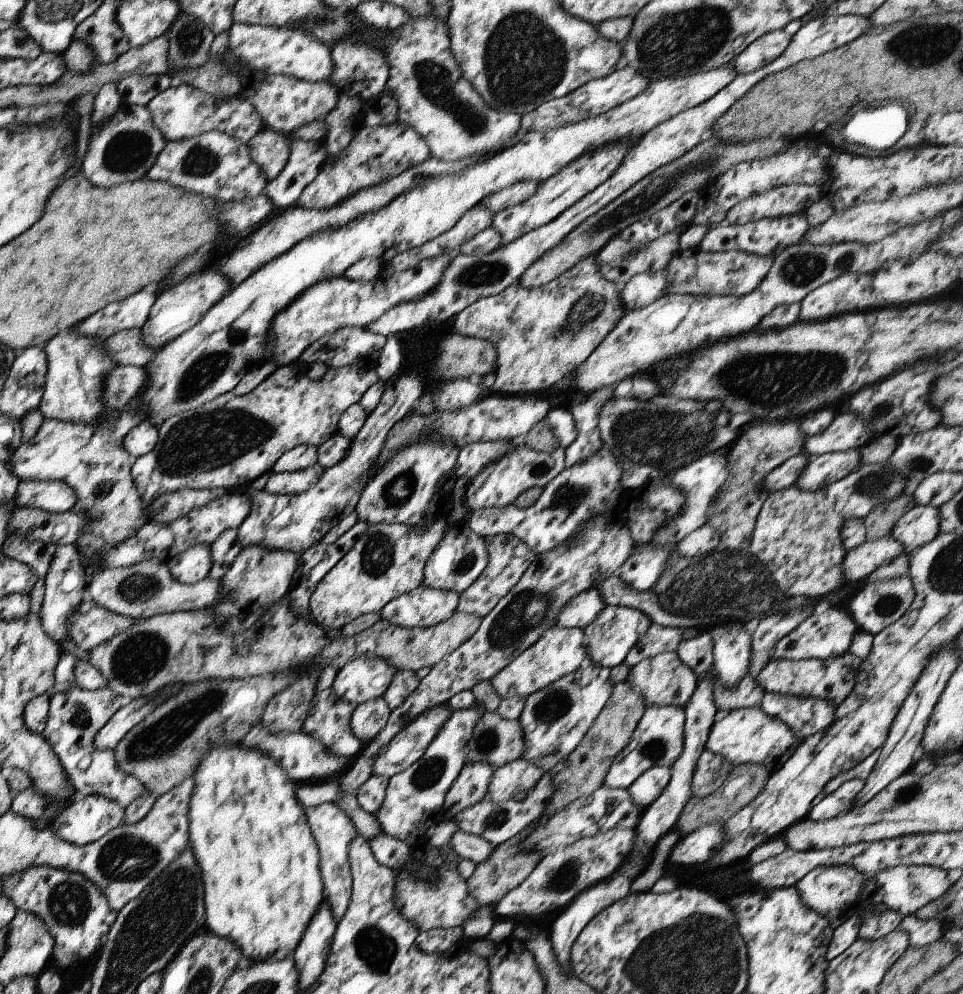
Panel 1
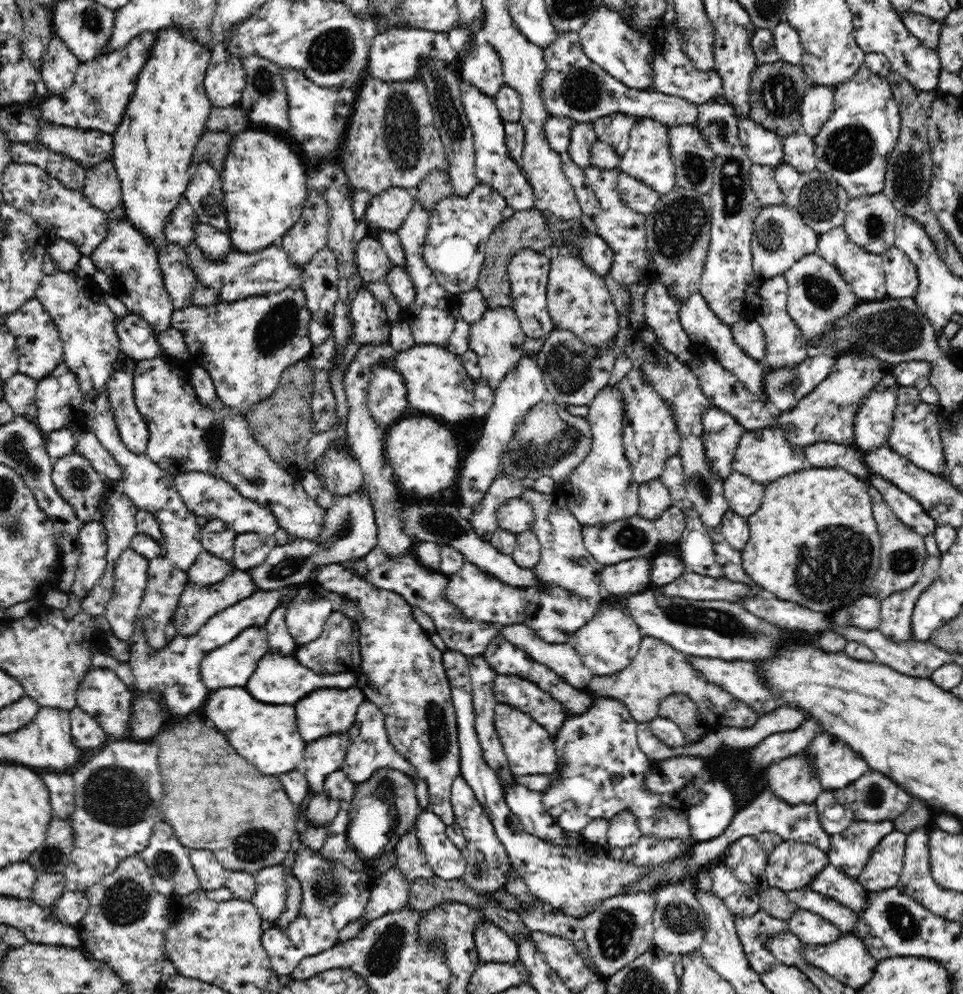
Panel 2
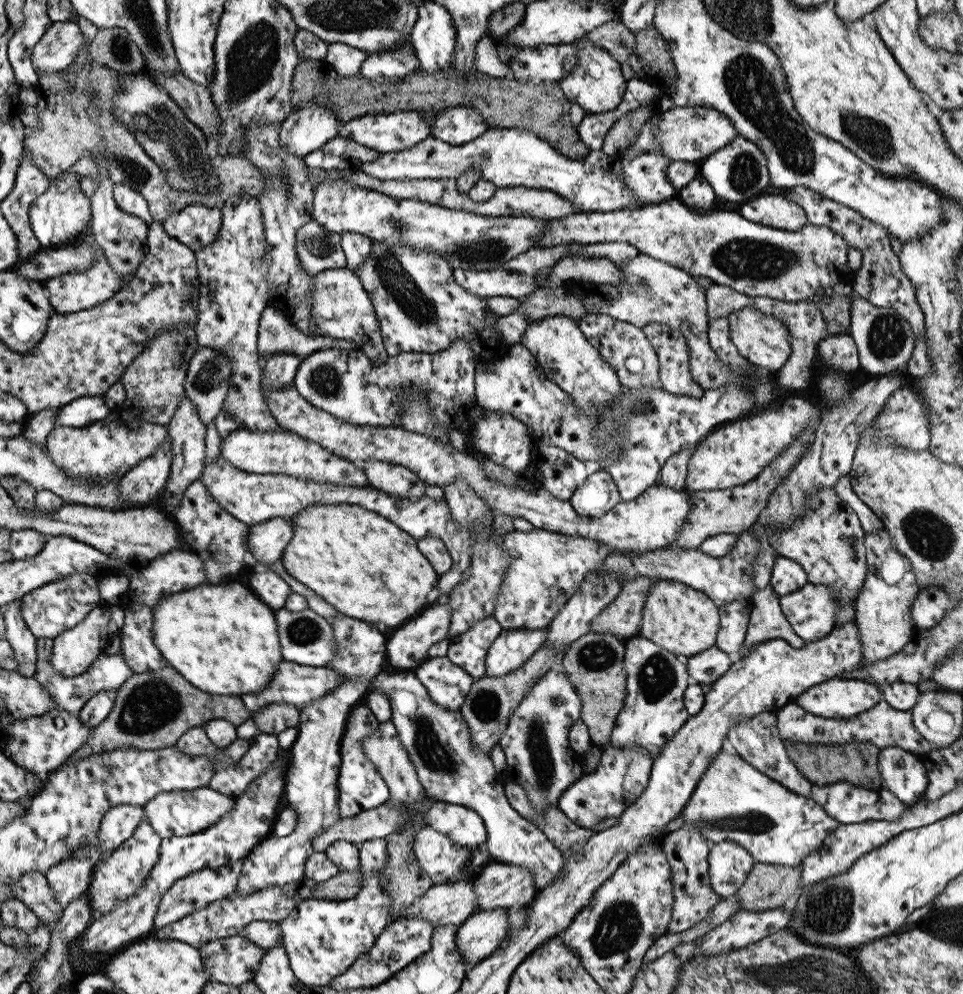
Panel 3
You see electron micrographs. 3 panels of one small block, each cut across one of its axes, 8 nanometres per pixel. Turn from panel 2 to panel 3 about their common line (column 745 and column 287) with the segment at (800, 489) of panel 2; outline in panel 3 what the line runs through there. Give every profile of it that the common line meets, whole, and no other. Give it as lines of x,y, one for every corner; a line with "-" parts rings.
315,504
299,511
287,519
292,520
293,536
283,548
278,562
283,565
285,572
313,590
341,615
365,622
383,622
385,626
399,626
429,604
427,596
433,592
439,575
425,555
417,549
417,540
409,536
409,533
359,505

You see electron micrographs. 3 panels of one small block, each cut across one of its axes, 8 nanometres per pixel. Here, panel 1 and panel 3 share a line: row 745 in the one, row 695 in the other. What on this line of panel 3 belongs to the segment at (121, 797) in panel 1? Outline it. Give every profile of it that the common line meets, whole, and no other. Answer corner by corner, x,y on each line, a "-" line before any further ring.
37,638
35,640
36,671
34,678
47,690
47,694
51,696
53,708
55,709
61,709
69,714
76,715
94,693
116,691
132,675
120,652
117,652
117,654
101,654
93,661
93,664
89,665
85,672
74,677
65,677
55,671
51,661
49,661
49,658
51,658
51,646
53,646
51,642
52,639
49,638

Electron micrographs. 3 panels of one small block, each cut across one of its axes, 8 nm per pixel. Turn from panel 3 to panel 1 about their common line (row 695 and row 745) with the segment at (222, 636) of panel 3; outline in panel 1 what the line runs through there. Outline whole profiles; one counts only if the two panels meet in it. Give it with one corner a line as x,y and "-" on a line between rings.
240,742
237,745
217,746
209,749
203,756
201,762
197,764
193,776
193,792
189,799
189,812
187,818
188,840
193,850
193,856
197,860
197,866
201,870
201,880
203,882
203,906
204,906
204,930
213,933
219,938
229,938
241,952
244,961
263,961
277,962
283,960
287,954
293,954
301,936
305,934
305,928
309,926
309,920
313,918
315,910
321,906
324,899
323,882
319,872
318,848
313,840
309,825
305,820
302,806
295,798
296,784
289,780
289,777
281,770
281,767
269,756
261,754
259,750
245,750
241,748

